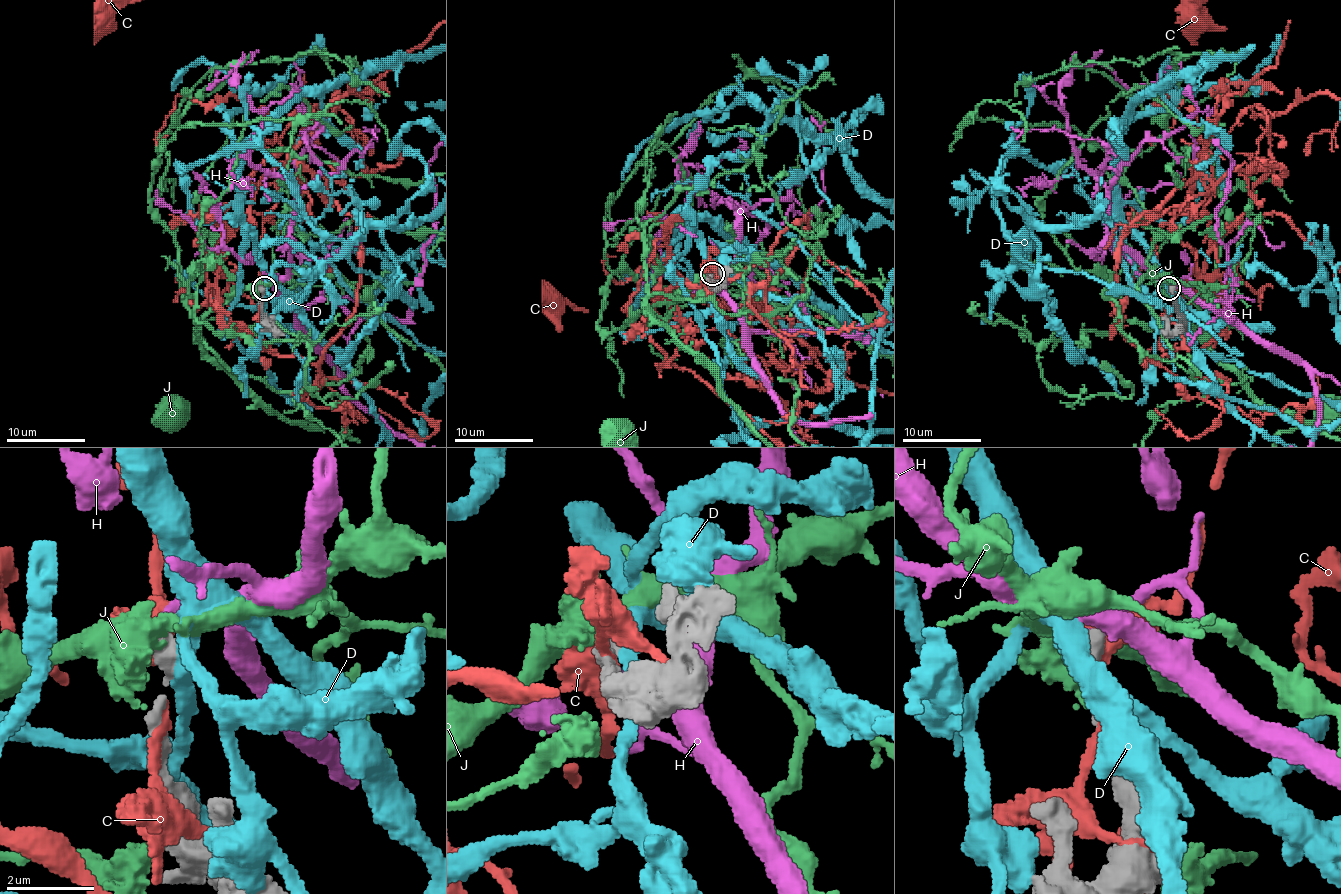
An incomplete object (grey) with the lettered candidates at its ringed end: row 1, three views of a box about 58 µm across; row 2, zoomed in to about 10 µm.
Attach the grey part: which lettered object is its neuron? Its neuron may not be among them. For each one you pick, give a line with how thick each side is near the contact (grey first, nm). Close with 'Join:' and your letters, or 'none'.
Join: none

